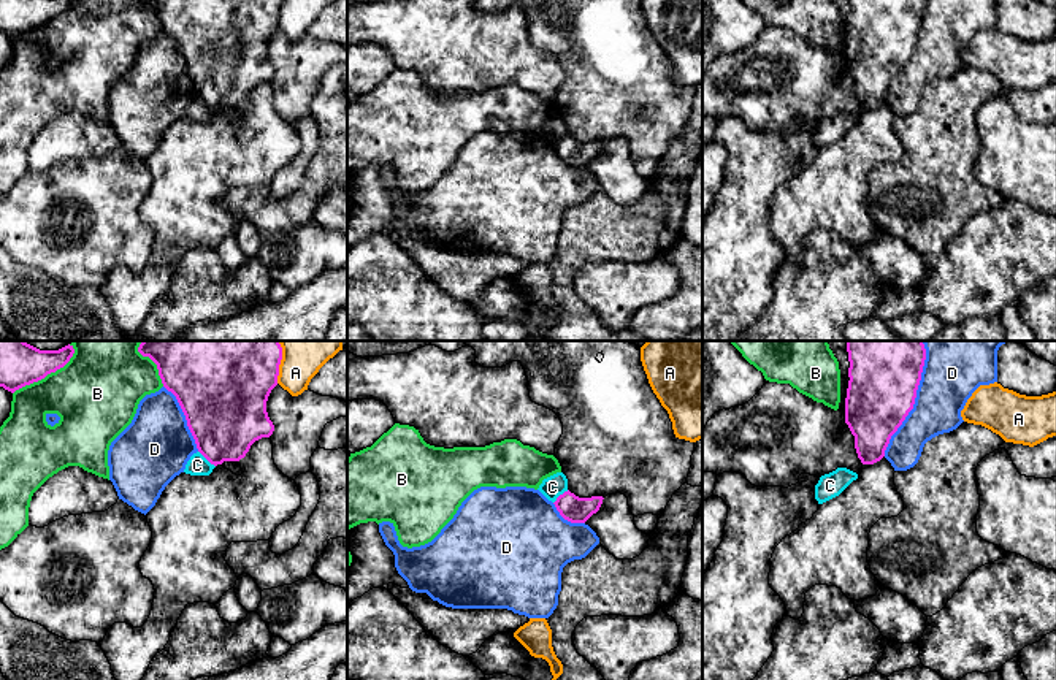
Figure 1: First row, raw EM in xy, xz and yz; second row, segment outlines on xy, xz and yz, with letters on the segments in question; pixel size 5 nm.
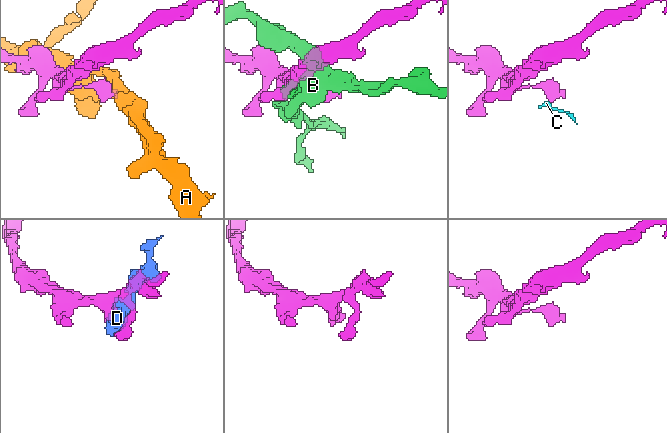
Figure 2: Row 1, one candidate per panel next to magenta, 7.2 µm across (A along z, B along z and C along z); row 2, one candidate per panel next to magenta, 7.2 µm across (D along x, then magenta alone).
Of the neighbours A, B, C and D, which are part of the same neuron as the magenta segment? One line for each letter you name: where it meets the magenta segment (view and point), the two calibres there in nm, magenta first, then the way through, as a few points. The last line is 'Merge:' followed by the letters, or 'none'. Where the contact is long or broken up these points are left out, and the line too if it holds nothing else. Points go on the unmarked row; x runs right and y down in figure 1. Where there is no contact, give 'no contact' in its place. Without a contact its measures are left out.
Merge: none

